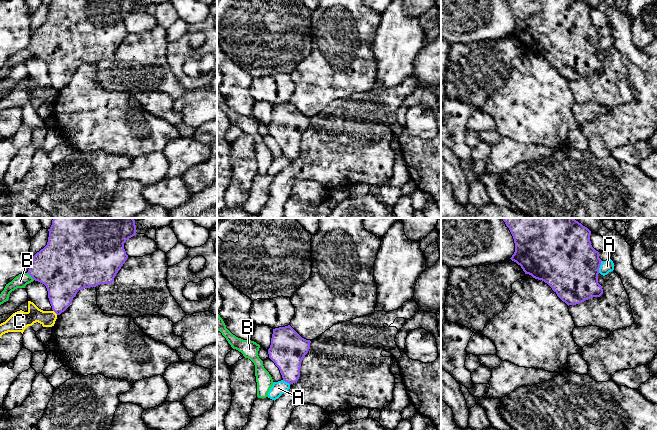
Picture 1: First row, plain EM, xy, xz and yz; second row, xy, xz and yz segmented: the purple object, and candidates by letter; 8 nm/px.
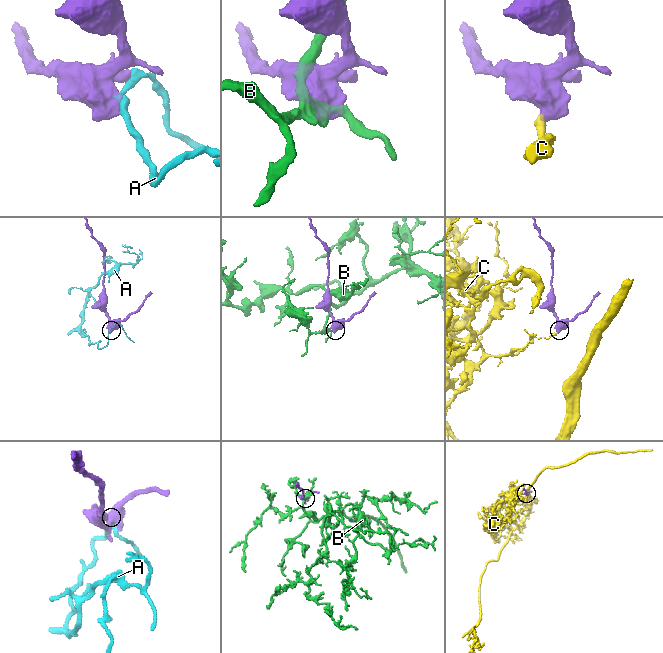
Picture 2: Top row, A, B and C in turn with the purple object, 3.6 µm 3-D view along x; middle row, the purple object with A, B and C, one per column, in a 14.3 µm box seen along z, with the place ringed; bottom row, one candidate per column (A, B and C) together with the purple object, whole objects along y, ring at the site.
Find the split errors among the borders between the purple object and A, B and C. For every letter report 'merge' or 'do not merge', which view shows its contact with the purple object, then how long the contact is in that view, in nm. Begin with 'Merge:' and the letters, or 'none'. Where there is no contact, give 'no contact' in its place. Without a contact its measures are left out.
Merge: none
A: do not merge; meets purple in yz; contact 100 nm long
B: do not merge; meets purple in xy; contact 90 nm long
C: do not merge; meets purple in xy; contact 50 nm long

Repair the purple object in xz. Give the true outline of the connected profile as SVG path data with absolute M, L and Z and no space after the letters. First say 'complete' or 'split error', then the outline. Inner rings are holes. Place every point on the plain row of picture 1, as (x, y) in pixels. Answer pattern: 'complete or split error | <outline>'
complete | M290 101L273 105L268 130L279 144L283 157L289 160L298 157L301 138L310 125L310 119Z

